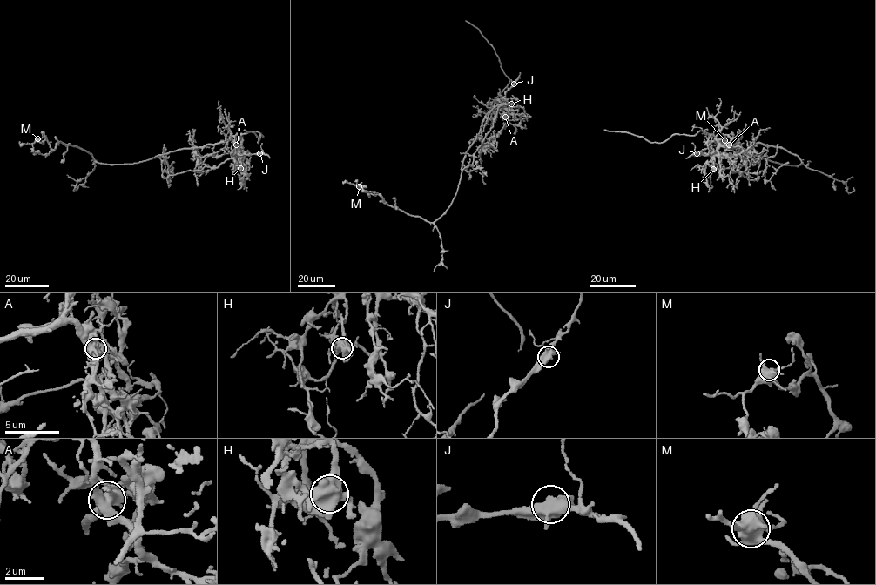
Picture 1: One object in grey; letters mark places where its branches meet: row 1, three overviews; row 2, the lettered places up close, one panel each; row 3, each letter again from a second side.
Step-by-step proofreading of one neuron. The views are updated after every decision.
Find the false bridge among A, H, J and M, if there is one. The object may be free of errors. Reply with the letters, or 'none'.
A

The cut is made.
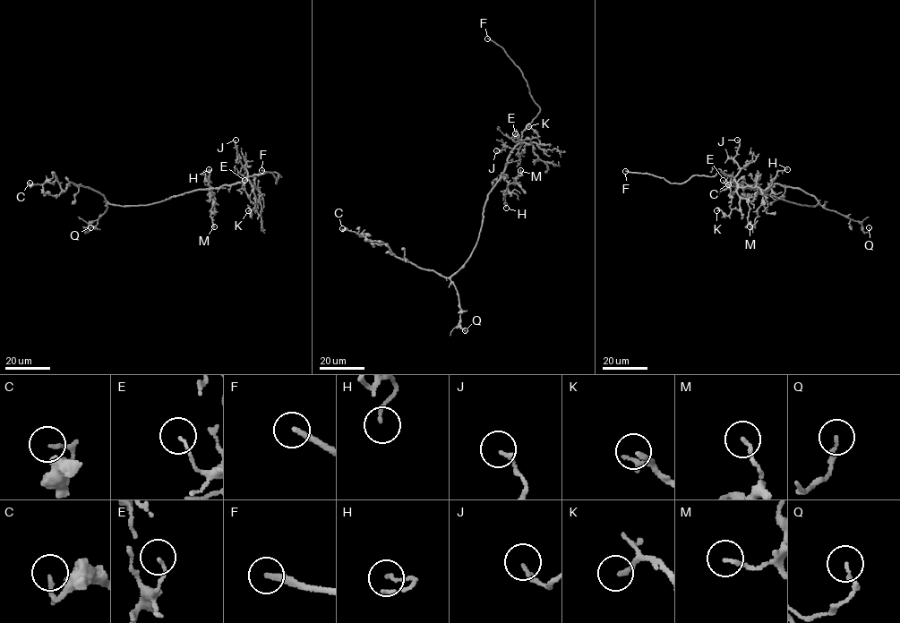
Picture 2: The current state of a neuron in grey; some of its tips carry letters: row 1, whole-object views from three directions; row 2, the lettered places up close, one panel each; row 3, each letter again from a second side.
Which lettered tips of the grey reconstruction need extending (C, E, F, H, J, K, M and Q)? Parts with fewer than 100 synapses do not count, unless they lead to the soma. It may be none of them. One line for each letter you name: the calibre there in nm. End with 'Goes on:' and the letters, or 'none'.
F: Thickness 220 nm
Goes on: F

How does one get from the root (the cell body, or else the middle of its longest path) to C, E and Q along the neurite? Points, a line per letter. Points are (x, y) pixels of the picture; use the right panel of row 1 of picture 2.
C: (771, 196), (801, 205), (818, 202), (806, 192), (779, 183), (765, 192), (757, 182), (728, 184)
E: (771, 196), (732, 183), (725, 183), (723, 180)
Q: (771, 196), (801, 205), (820, 204), (860, 221), (865, 233), (869, 227)

